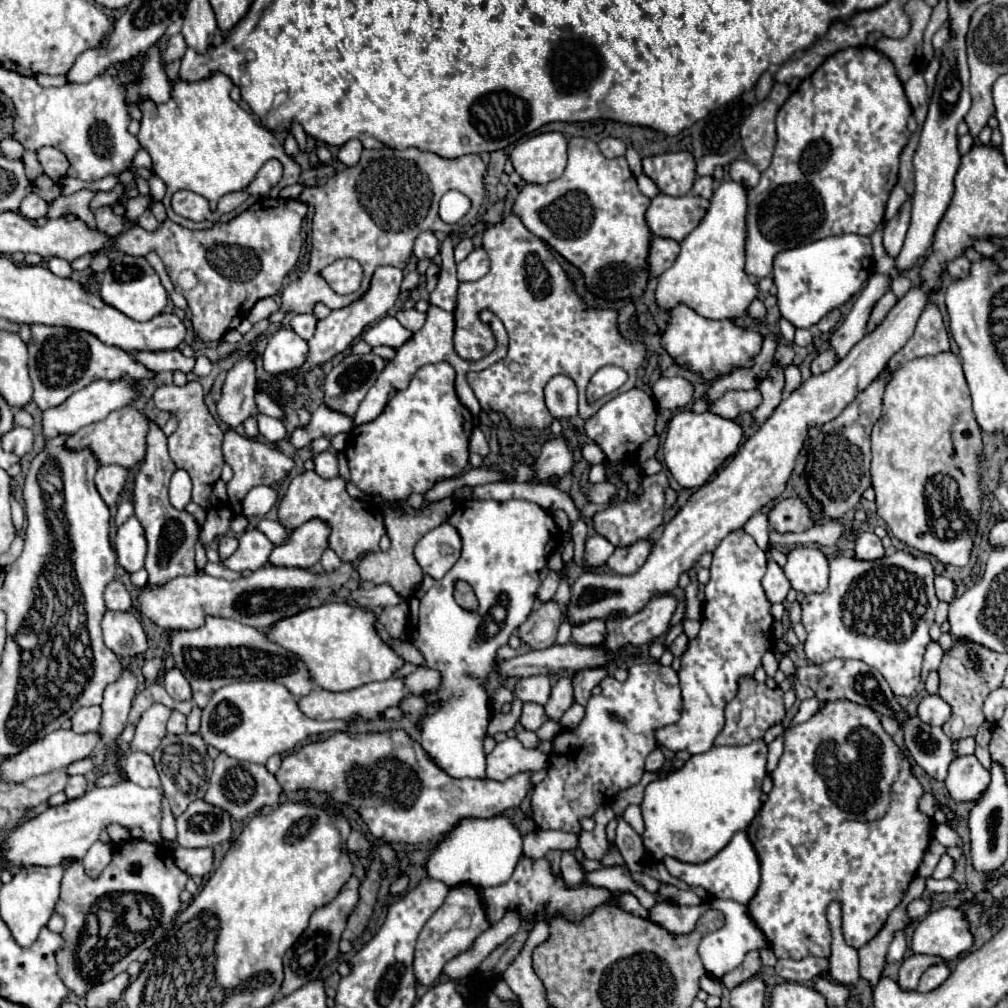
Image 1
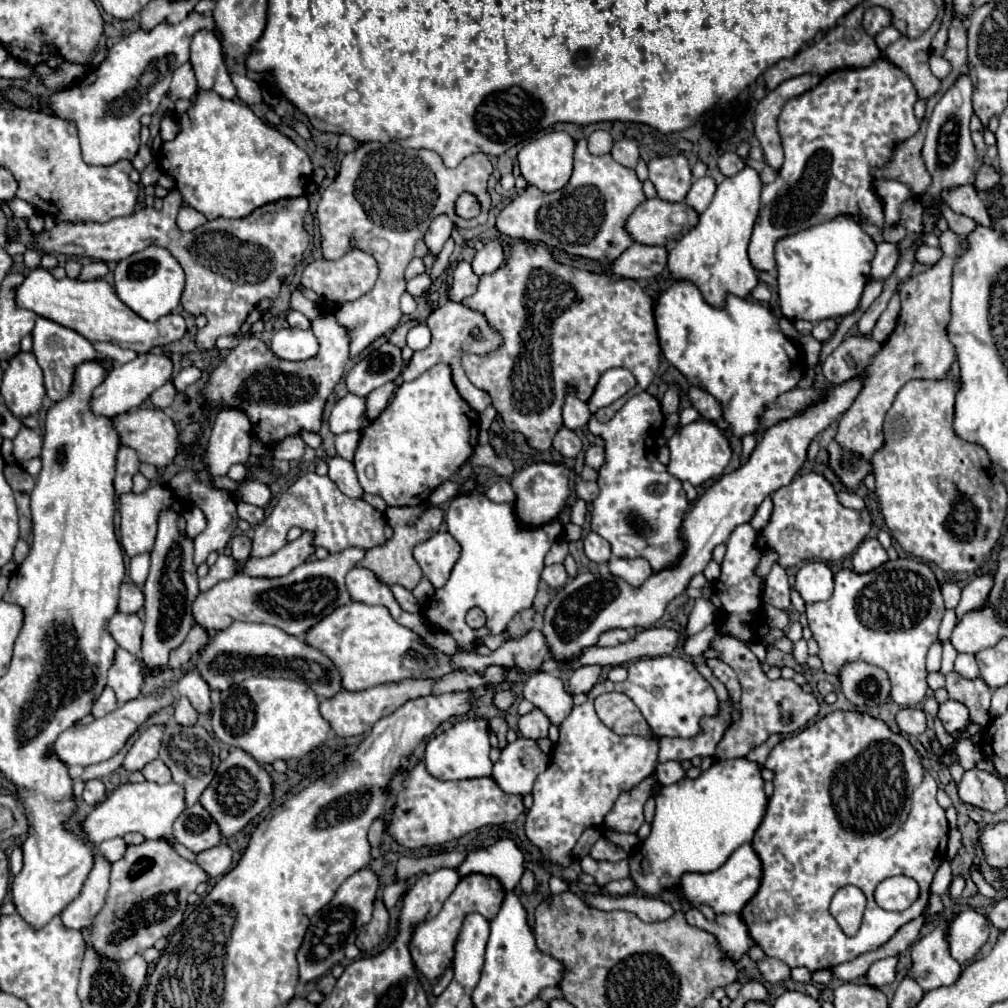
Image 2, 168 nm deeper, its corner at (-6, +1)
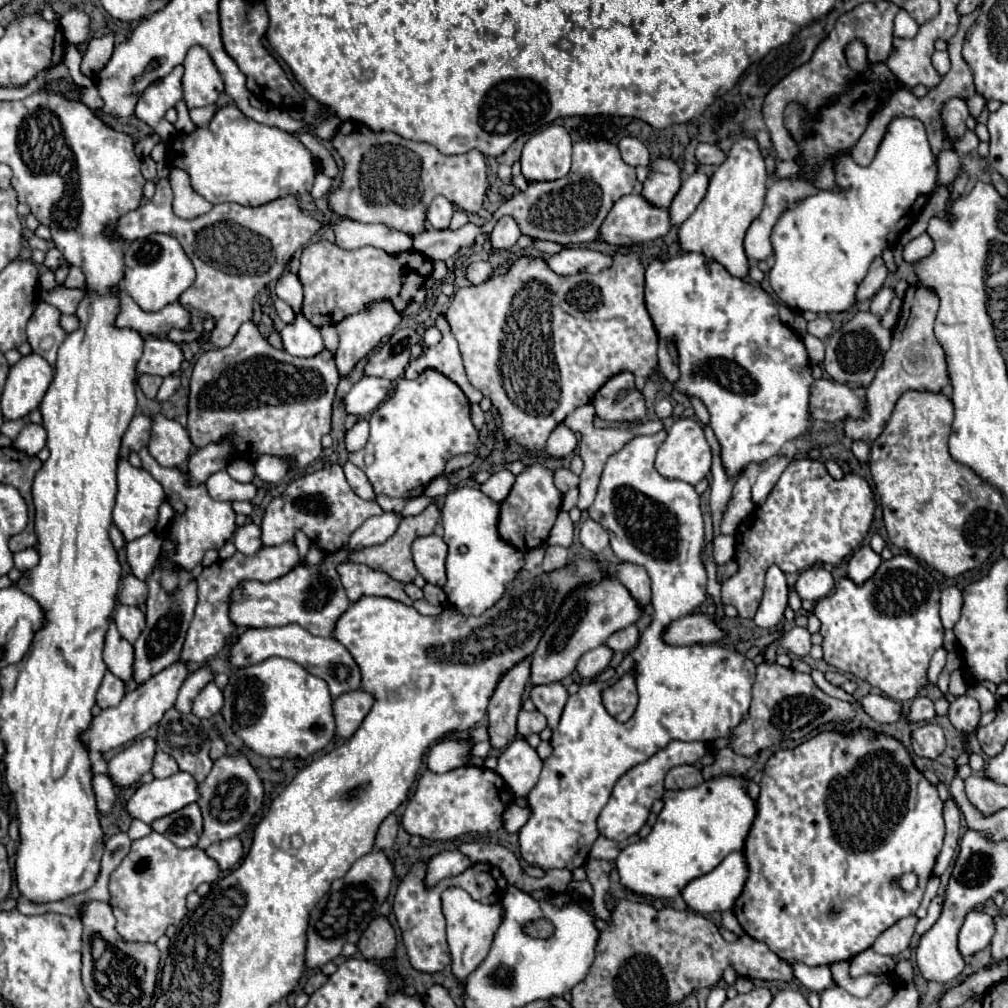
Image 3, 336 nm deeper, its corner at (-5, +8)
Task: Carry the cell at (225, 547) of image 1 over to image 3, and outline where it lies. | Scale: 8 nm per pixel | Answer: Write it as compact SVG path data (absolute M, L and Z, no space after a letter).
M247 523L243 527L239 527L233 535L233 543L237 547L239 553L243 555L255 555L255 551L259 551L263 547L261 543L261 527L255 523Z

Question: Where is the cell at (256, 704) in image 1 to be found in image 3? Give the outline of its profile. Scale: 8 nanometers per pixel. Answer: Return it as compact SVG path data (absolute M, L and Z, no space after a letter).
M271 657L239 669L231 675L223 695L225 723L261 757L305 759L325 749L335 737L333 699L327 683L291 659Z

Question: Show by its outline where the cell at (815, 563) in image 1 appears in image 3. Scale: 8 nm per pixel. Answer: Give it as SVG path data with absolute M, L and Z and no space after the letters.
M811 567L799 575L795 591L801 599L819 601L827 597L833 591L833 587L835 587L833 577L825 567Z

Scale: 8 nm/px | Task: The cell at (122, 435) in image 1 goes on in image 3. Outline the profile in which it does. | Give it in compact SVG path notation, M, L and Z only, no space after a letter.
M151 415L153 429L149 441L149 453L163 467L179 467L191 453L191 439L187 429L165 415Z

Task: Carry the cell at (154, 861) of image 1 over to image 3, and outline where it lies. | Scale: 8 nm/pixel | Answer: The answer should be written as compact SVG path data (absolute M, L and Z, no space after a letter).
M151 831L147 837L133 841L131 851L121 865L111 873L109 891L111 907L117 917L117 931L127 941L151 941L155 943L165 935L169 925L181 925L187 907L185 897L195 891L201 883L215 883L221 871L215 859L203 849L189 847L179 849L167 837Z

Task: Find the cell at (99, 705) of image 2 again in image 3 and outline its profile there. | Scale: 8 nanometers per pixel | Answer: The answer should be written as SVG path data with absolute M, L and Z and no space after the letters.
M107 671L97 691L97 705L101 709L115 707L123 699L123 695L125 695L125 683L119 677L115 677L111 671Z

